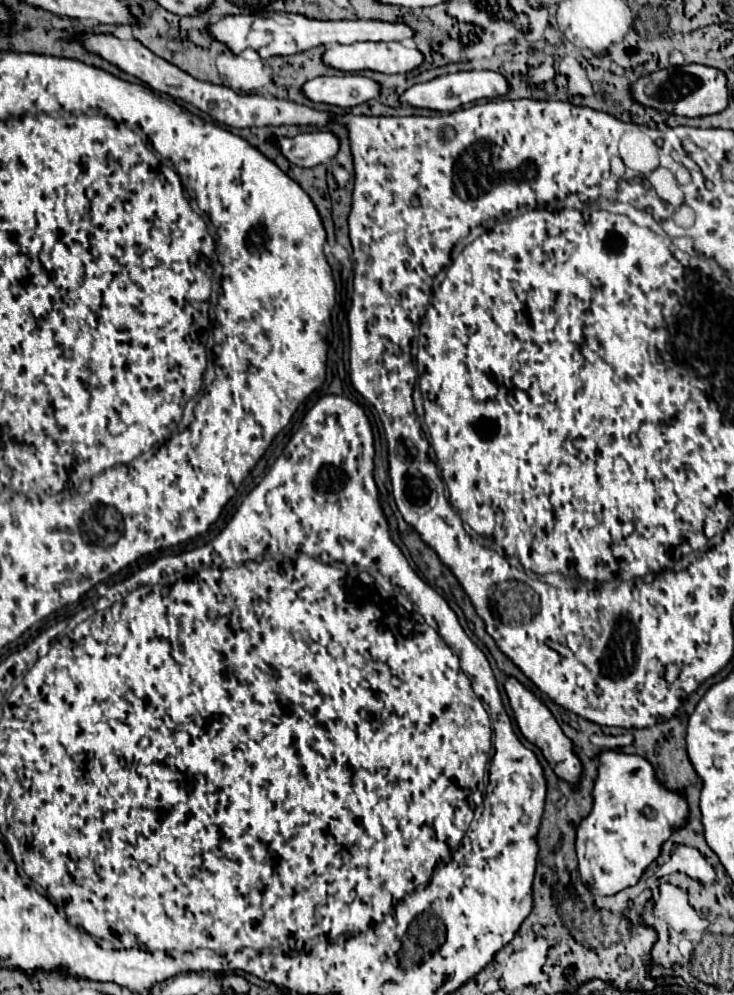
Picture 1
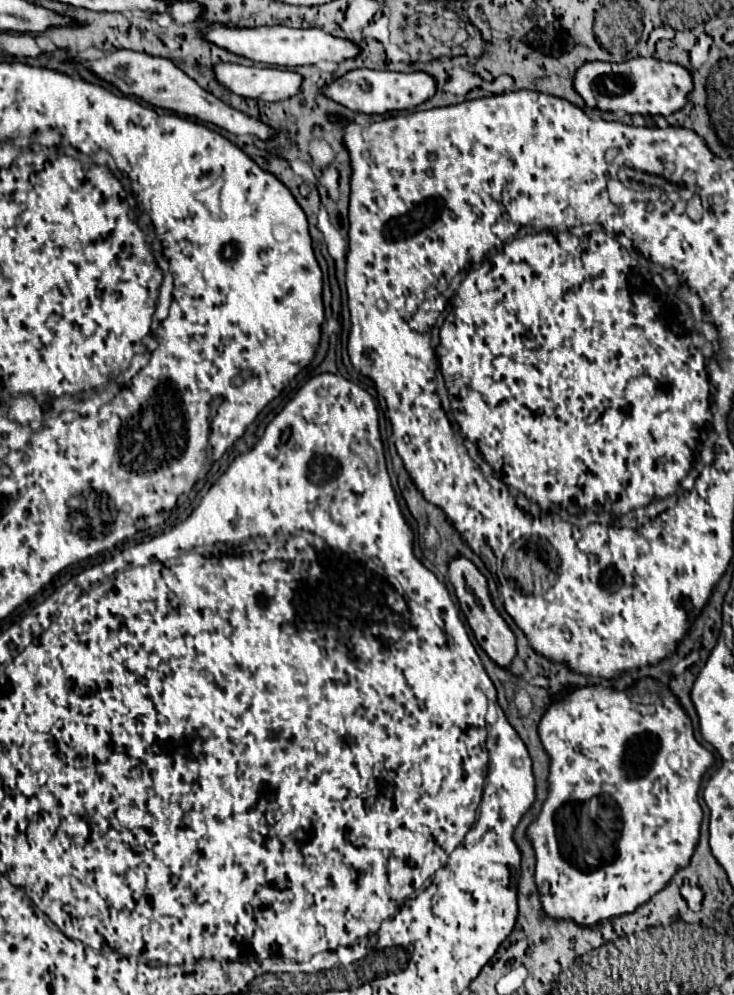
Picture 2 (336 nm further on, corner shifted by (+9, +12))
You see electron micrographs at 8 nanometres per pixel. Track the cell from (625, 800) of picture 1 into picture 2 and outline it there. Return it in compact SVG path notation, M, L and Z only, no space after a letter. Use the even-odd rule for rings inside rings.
M585 685L585 687L571 687L567 691L561 691L557 699L553 699L545 711L545 715L539 721L539 737L541 743L551 759L551 767L549 767L549 795L547 801L543 803L543 809L539 813L539 817L527 827L527 839L533 845L535 851L535 859L537 859L537 869L535 869L535 883L537 883L537 891L539 891L539 899L541 899L541 909L547 917L555 919L555 921L575 921L581 927L595 927L601 923L607 923L611 919L617 919L621 915L633 913L637 907L641 907L643 903L647 903L655 893L659 893L661 889L667 887L667 883L671 881L671 877L689 865L693 851L699 843L699 829L701 829L701 821L703 821L703 809L699 805L699 785L703 775L707 773L707 769L715 763L715 757L711 751L707 751L705 747L701 747L701 743L695 739L693 735L693 725L691 719L687 717L685 709L679 705L677 697L671 691L665 691L665 699L661 703L633 703L625 691L615 691L611 687L603 687L603 685ZM607 793L613 801L615 801L615 825L607 827L607 833L597 833L597 837L581 837L583 833L567 833L567 811L569 807L579 807L581 803L589 803L591 797L599 797Z

